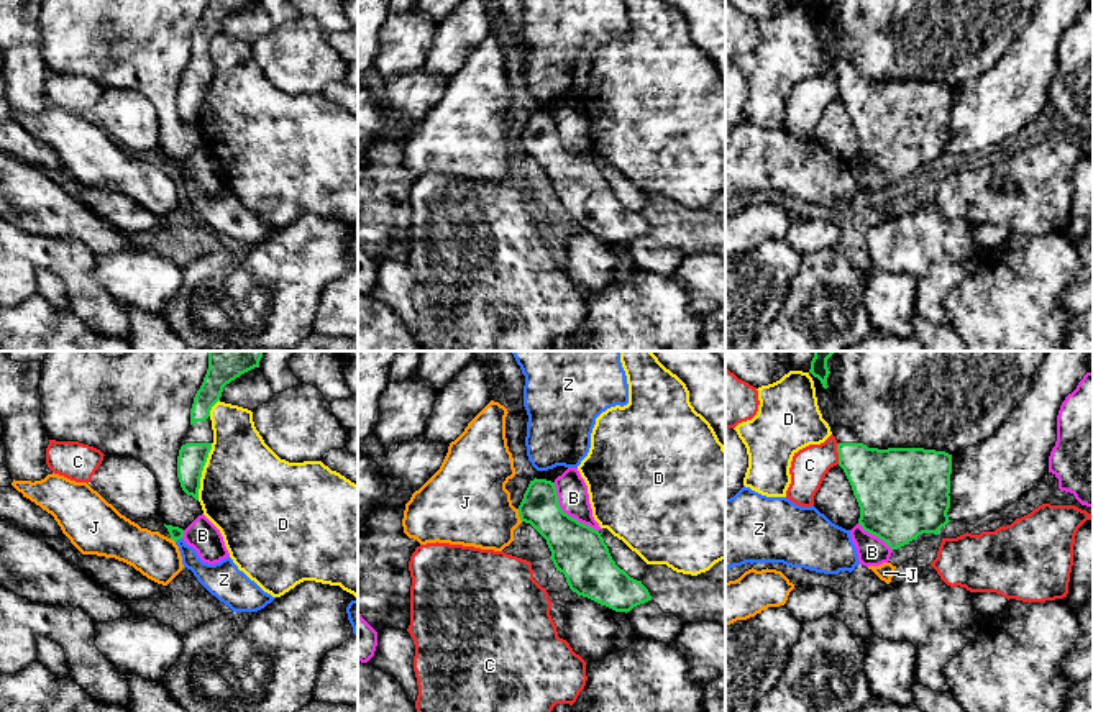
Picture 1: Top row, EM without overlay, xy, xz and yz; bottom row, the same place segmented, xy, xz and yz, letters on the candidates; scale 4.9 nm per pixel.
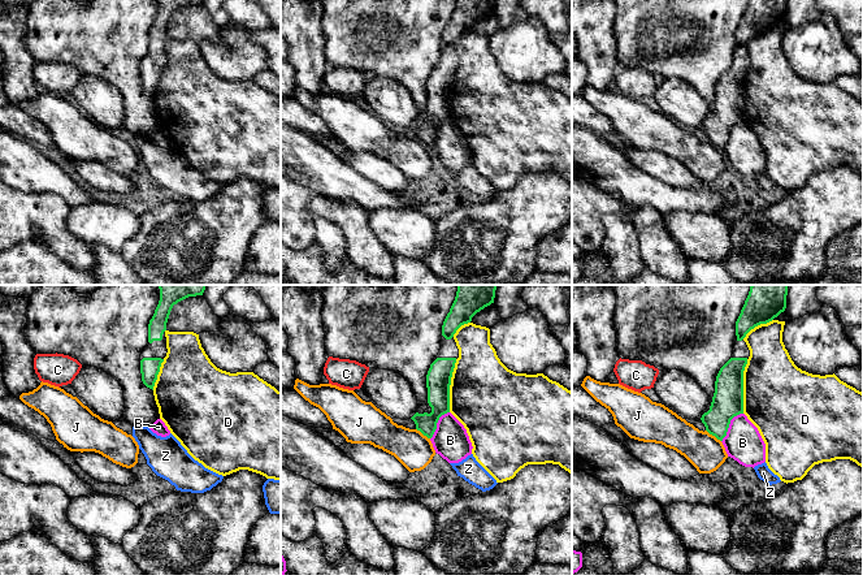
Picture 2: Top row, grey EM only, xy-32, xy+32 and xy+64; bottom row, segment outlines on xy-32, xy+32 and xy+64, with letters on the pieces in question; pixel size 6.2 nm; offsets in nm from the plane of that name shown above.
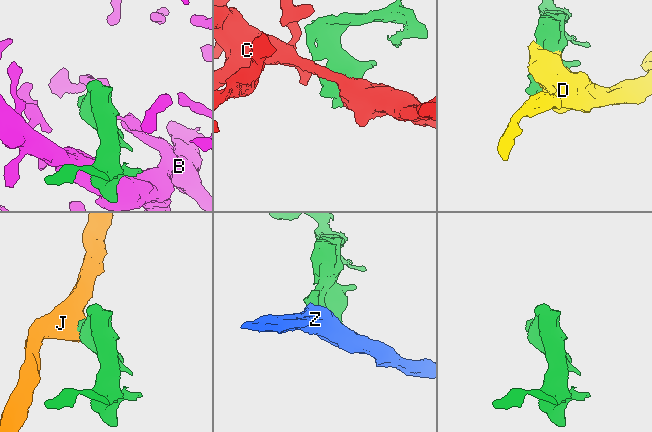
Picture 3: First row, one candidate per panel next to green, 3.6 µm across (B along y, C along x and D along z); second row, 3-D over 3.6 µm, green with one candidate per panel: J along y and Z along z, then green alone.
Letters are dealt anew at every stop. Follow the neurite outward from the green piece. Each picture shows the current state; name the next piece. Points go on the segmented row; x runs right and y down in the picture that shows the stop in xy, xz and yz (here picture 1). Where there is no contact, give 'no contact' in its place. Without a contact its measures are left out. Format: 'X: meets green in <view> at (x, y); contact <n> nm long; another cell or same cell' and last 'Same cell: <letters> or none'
B: meets green in xz at (567, 514); contact 340 nm long; another cell
C: meets green in yz at (837, 451); contact 100 nm long; another cell
D: meets green in xy at (202, 470); contact 280 nm long; another cell
J: meets green in xz at (519, 515); contact 70 nm long; another cell
Z: meets green in xy at (178, 538); contact 40 nm long; another cell
Same cell: none

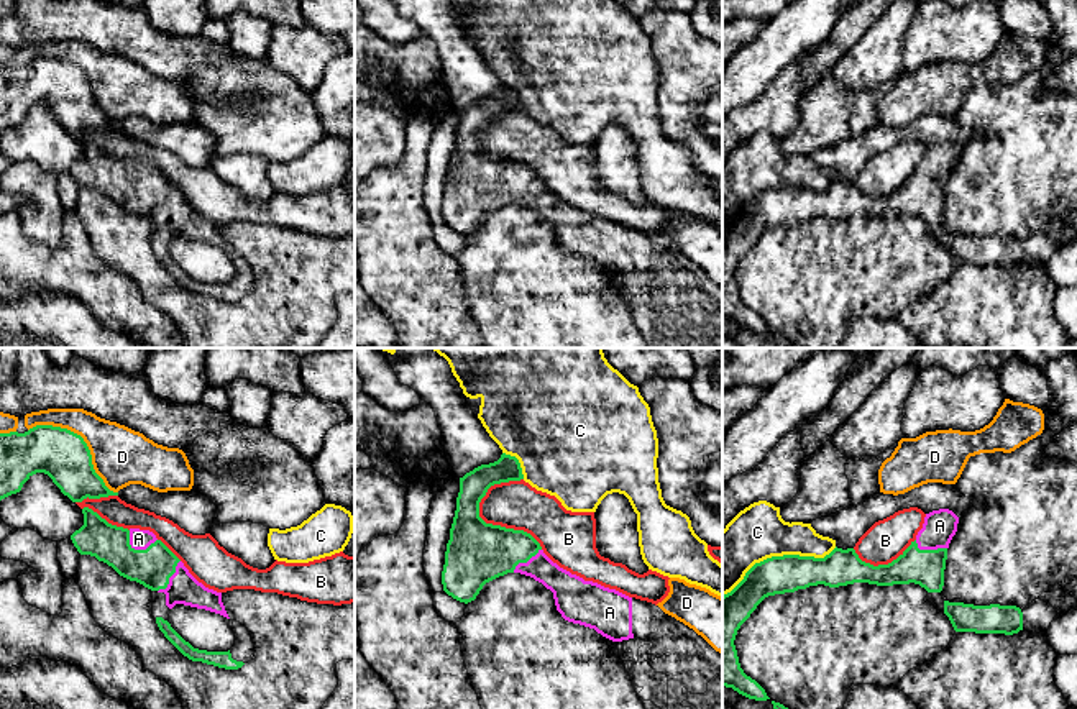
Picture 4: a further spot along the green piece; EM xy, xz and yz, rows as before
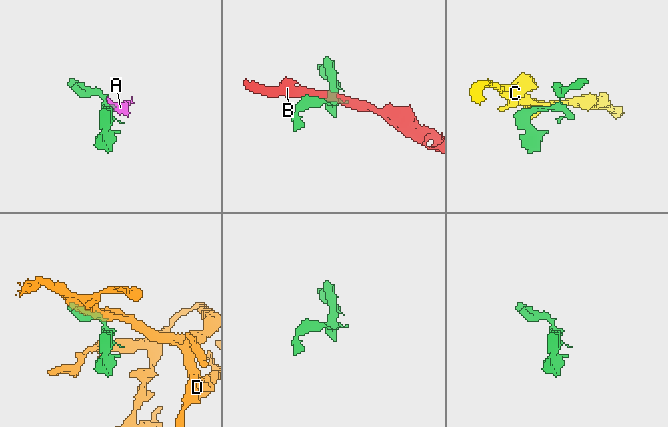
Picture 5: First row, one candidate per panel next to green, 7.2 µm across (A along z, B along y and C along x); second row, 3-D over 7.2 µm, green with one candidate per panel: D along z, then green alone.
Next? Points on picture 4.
A: meets green in xy at (137, 550); contact 150 nm long; same cell
B: meets green in xz at (496, 526); contact 400 nm long; another cell
C: meets green in yz at (779, 557); contact 600 nm long; another cell
D: meets green in xy at (82, 440); contact 550 nm long; another cell
Same cell: A

